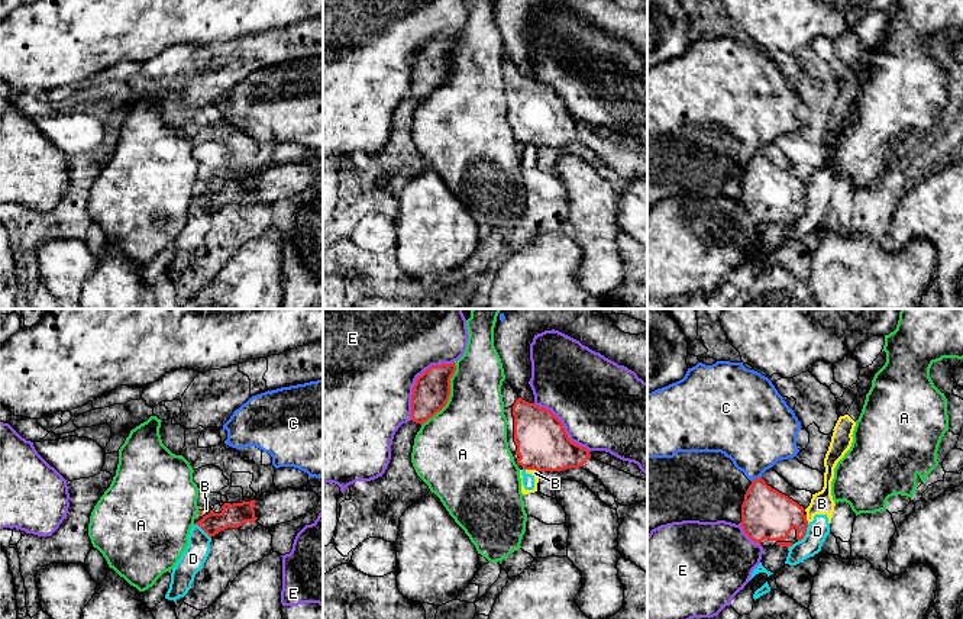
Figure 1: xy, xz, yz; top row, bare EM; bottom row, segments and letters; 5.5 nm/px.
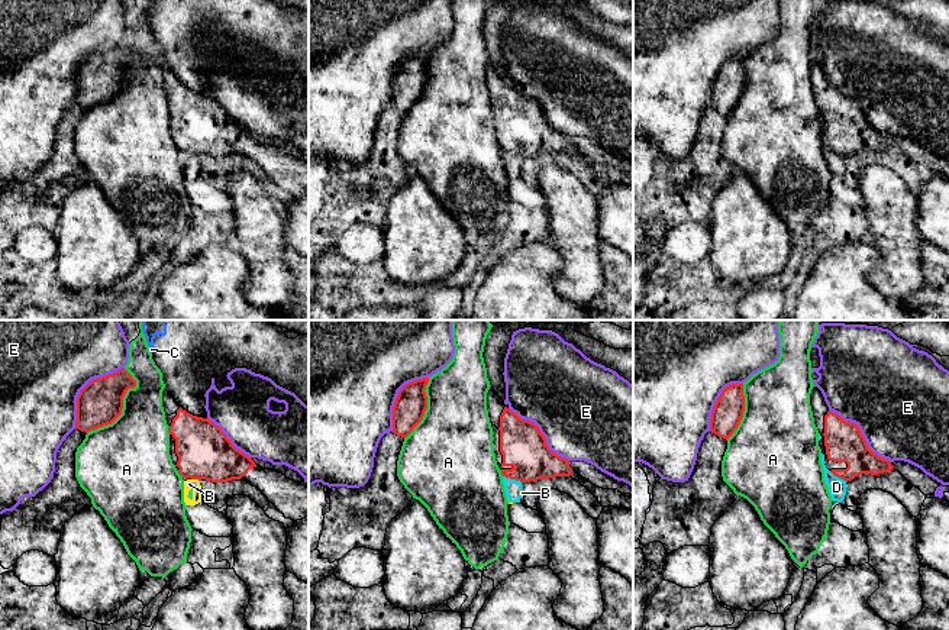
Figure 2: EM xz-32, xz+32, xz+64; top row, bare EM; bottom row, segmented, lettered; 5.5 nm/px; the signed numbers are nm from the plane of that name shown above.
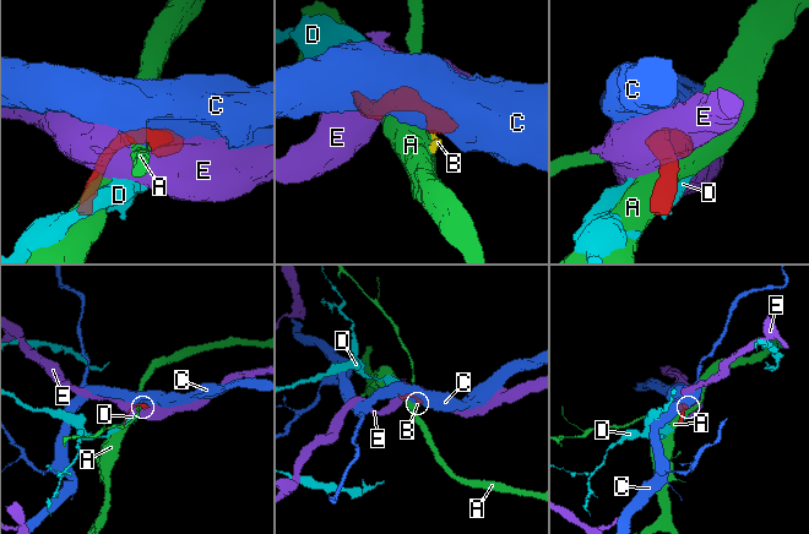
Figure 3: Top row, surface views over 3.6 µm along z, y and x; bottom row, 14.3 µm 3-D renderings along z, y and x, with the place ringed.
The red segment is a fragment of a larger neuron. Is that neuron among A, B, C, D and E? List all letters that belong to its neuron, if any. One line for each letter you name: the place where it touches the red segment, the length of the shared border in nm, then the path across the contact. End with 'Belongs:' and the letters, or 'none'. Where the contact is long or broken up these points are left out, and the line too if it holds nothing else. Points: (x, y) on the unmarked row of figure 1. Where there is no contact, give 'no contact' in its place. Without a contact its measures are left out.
Belongs: none

